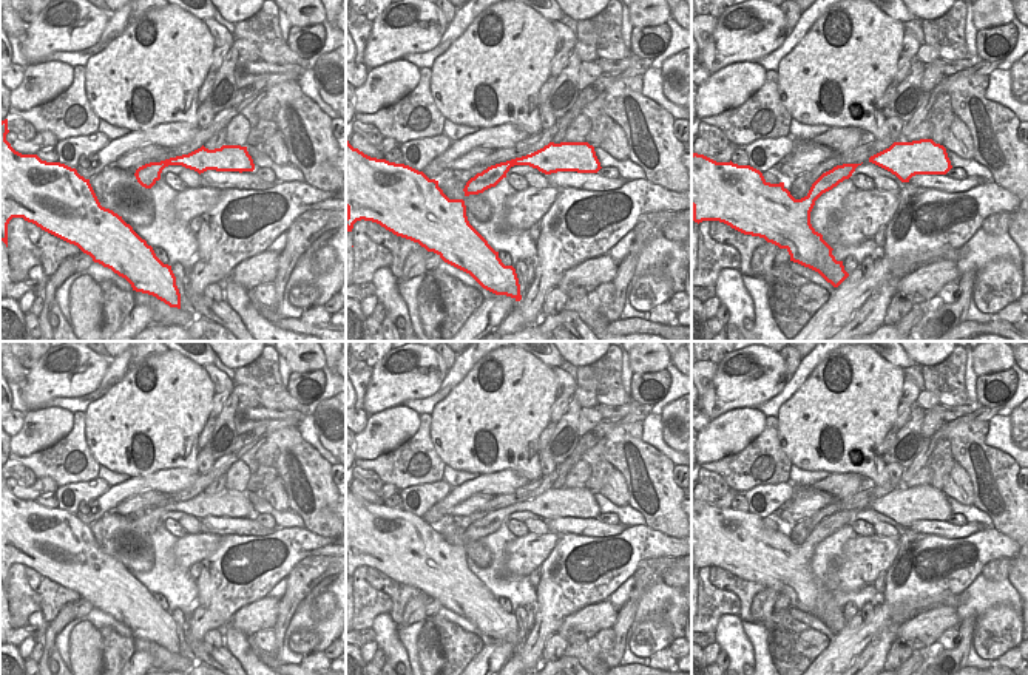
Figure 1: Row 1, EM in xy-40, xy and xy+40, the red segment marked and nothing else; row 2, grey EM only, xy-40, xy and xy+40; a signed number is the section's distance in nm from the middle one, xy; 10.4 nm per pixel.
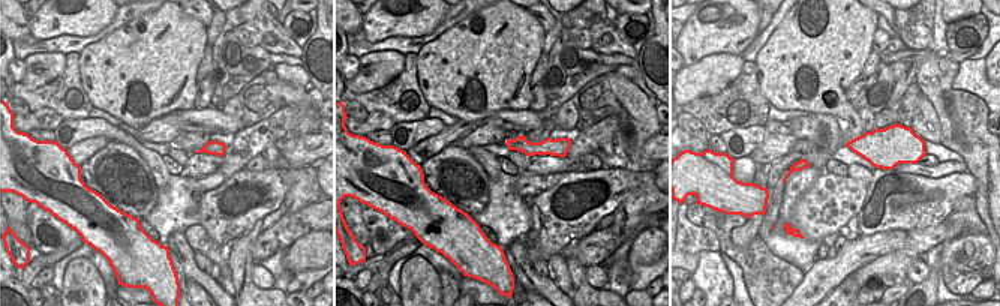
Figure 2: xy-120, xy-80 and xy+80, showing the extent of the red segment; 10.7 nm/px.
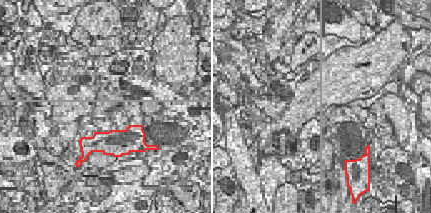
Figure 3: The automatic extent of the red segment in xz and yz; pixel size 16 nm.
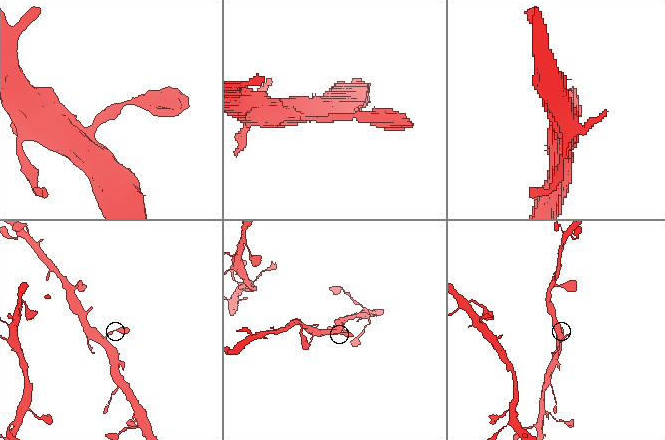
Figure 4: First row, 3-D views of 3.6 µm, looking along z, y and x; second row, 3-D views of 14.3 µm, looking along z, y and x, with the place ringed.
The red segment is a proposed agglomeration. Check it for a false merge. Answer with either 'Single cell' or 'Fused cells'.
Single cell

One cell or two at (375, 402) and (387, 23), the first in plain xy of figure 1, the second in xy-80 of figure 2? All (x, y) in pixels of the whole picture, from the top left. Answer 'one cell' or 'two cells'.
one cell

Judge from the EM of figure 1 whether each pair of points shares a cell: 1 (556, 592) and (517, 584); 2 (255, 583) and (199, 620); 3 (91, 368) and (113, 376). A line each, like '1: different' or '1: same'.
1: different
2: same
3: different

